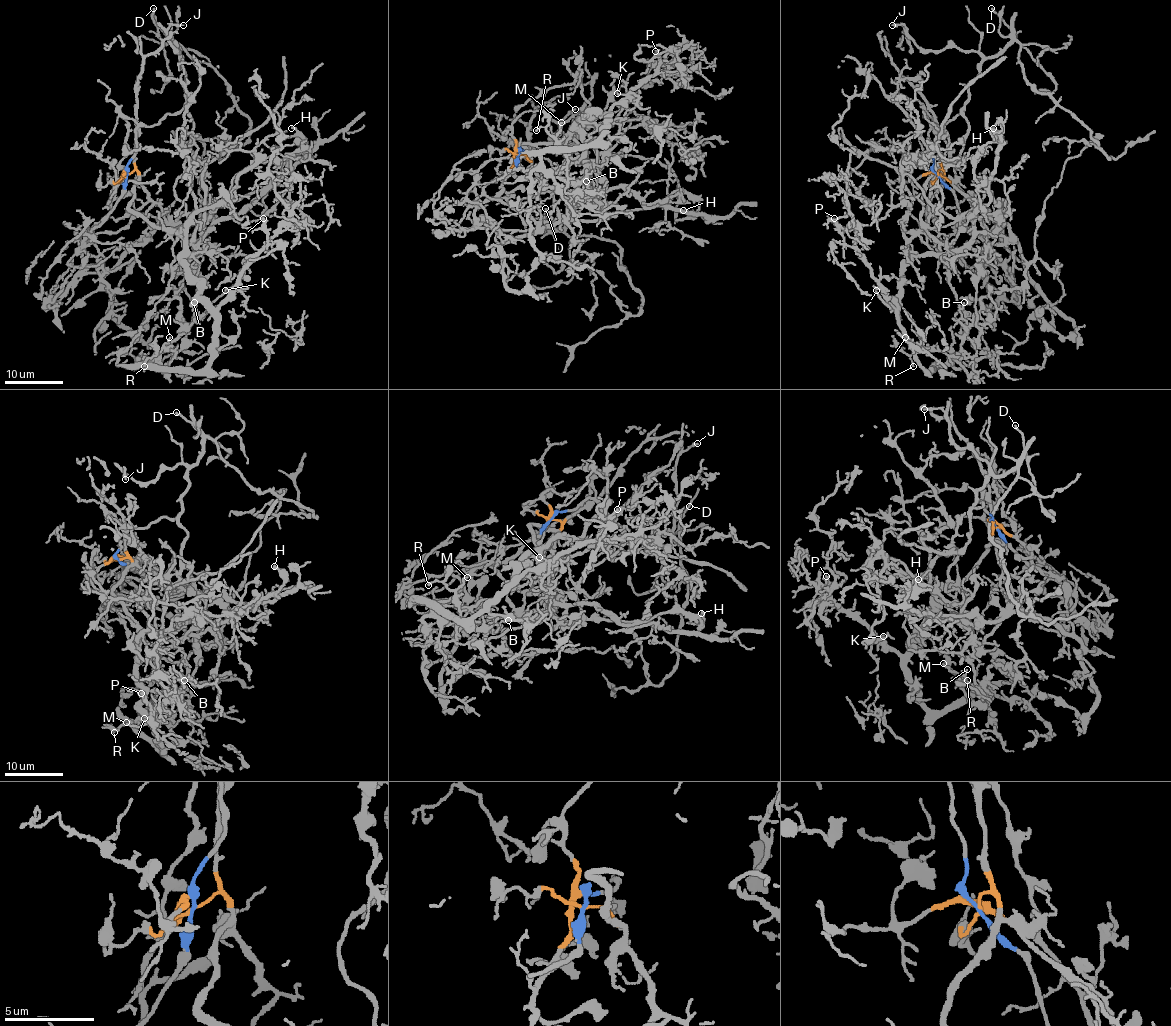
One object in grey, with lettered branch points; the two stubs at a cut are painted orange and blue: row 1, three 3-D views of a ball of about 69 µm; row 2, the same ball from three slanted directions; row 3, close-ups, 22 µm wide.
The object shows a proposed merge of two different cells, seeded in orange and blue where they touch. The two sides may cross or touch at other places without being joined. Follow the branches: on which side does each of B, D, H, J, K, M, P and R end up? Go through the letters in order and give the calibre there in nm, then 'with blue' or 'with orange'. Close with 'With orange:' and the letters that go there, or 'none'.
B: calibre 110 nm; with orange
D: calibre 150 nm; with blue
H: calibre 220 nm; with orange
J: calibre 140 nm; with blue
K: calibre 150 nm; with orange
M: calibre 130 nm; with orange
P: calibre 150 nm; with orange
R: calibre 160 nm; with orange
With orange: B, H, K, M, P, R

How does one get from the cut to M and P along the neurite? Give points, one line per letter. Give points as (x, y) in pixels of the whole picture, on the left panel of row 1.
M: (126, 174), (138, 172), (147, 194), (176, 229), (199, 285), (189, 331), (176, 357), (164, 346), (170, 337)
P: (126, 174), (135, 169), (139, 180), (129, 207), (183, 239), (182, 266), (215, 308), (268, 244), (263, 218)

